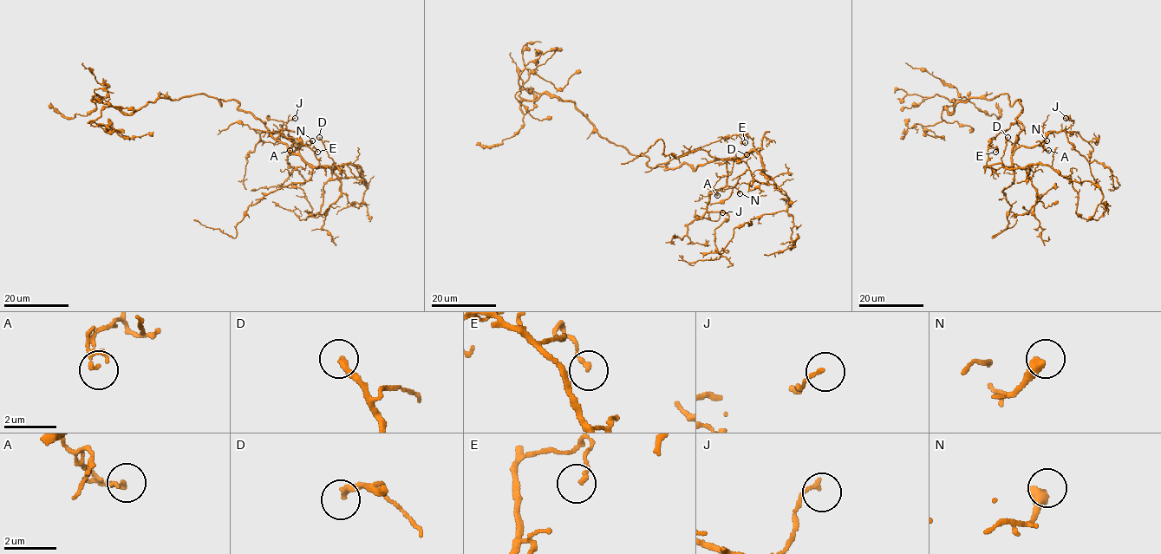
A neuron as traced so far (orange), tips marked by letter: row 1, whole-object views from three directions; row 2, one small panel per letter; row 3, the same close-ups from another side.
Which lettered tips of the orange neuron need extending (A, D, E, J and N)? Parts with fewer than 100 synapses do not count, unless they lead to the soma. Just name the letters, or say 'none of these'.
none of these

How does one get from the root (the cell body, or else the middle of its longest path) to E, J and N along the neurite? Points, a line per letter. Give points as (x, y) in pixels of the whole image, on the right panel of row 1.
E: (1020, 113), (1016, 119), (1023, 130), (1012, 149), (1011, 166), (988, 167), (988, 149), (996, 146), (995, 152)
J: (1020, 113), (1016, 119), (1023, 130), (1012, 153), (1065, 131), (1073, 122), (1066, 118)
N: (1020, 113), (1016, 119), (1023, 130), (1012, 153), (1020, 146), (1040, 146), (1046, 140)

